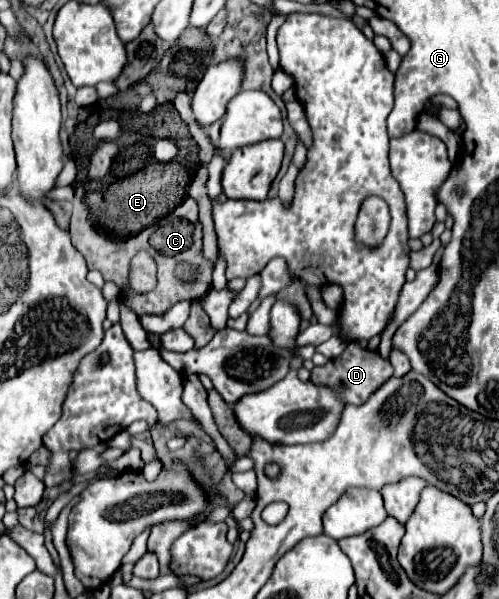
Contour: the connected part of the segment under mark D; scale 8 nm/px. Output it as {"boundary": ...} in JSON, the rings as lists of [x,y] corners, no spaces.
{"boundary":[[[351,342],[339,358],[333,358],[325,366],[311,370],[311,380],[315,384],[327,384],[331,388],[337,388],[345,404],[363,404],[391,376],[393,376],[393,368],[389,360],[383,360],[377,352],[365,352],[357,348],[355,342]]]}

